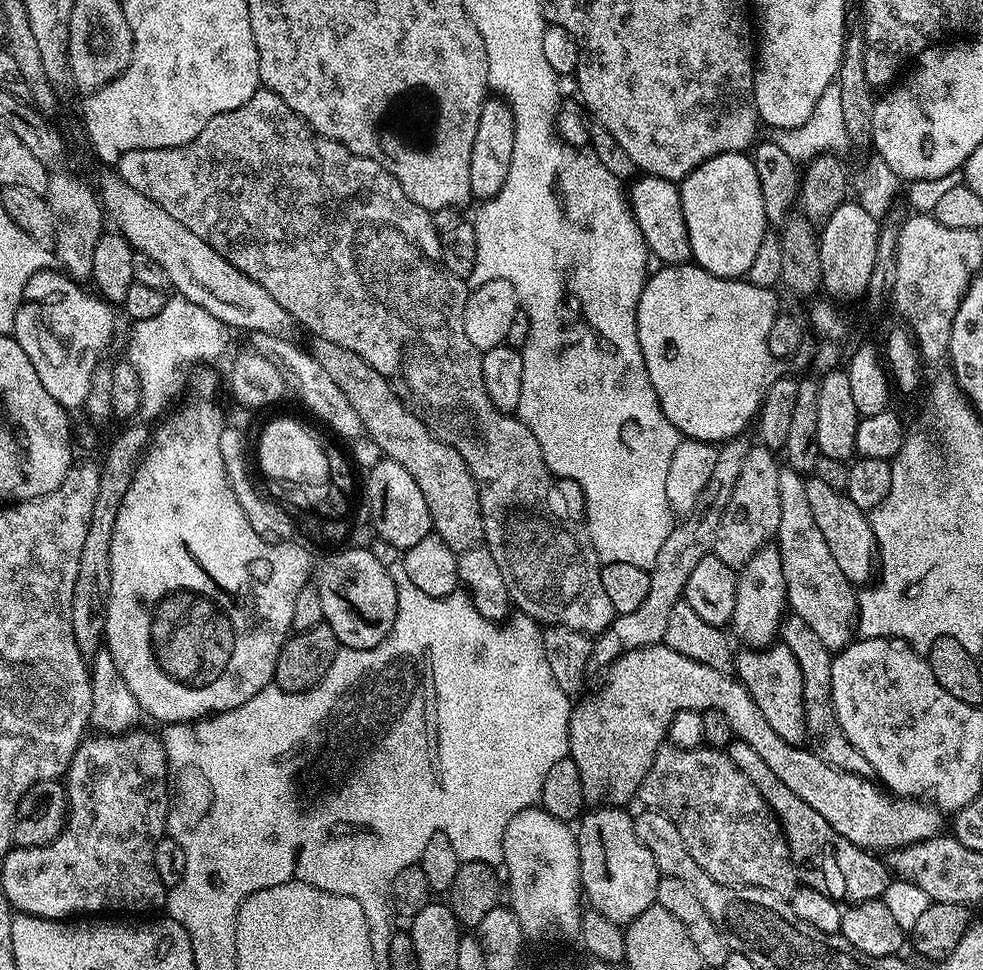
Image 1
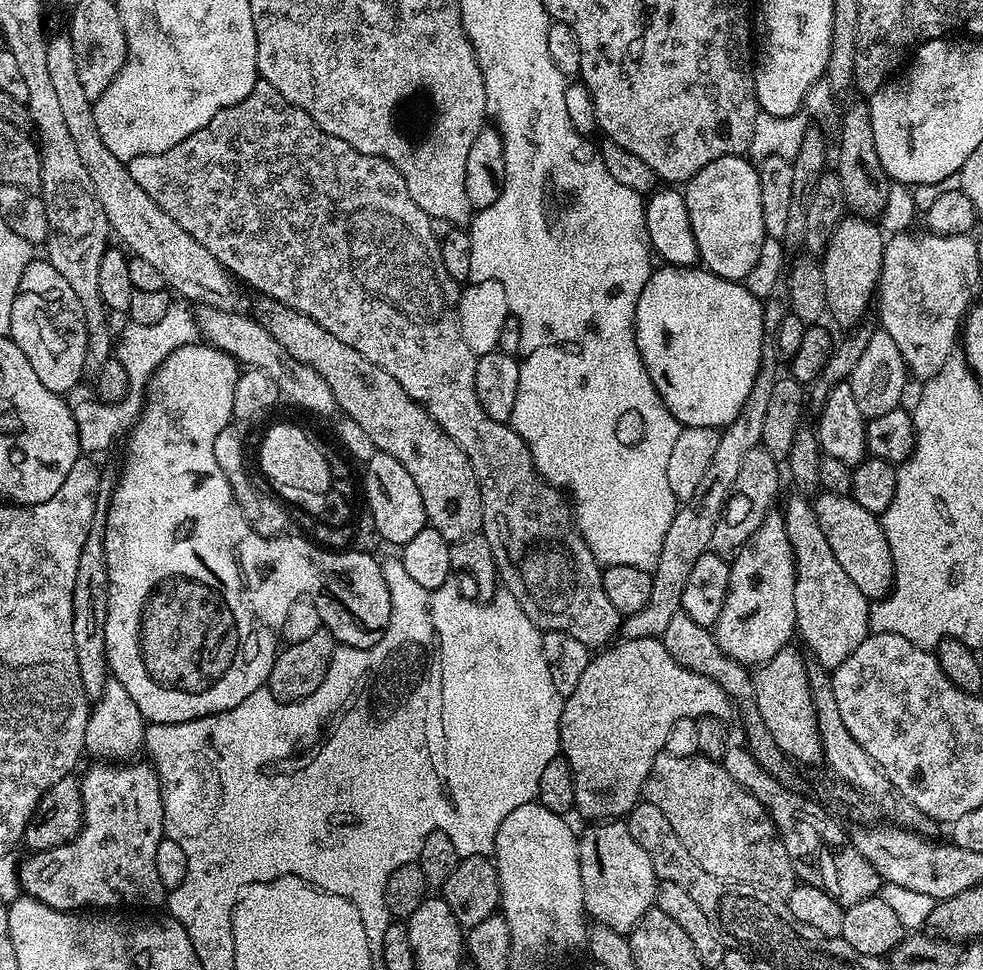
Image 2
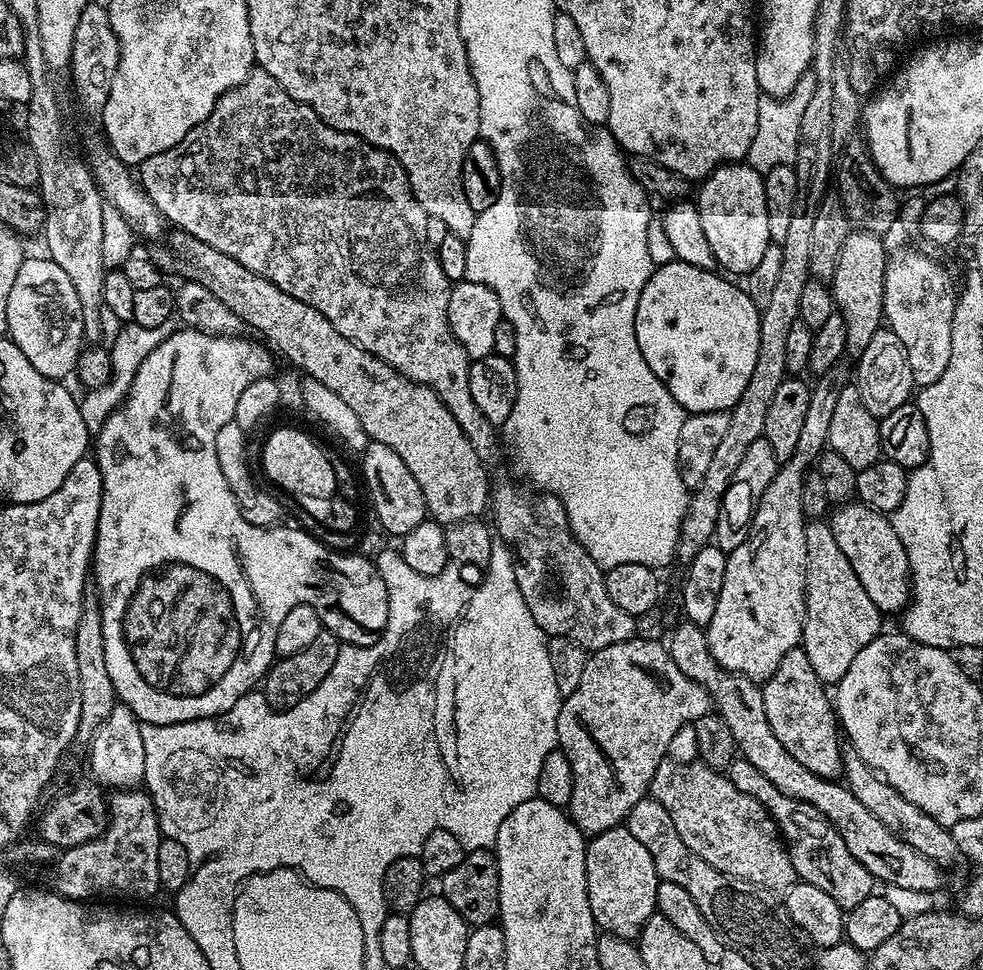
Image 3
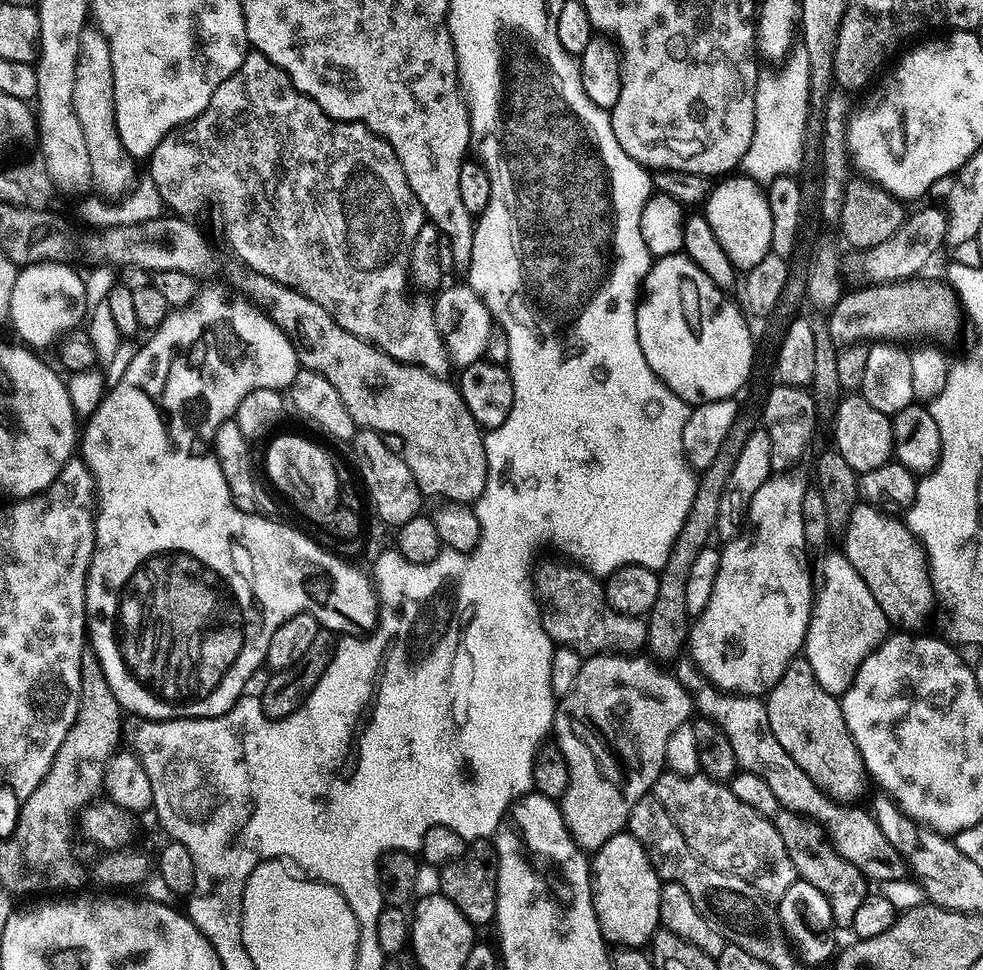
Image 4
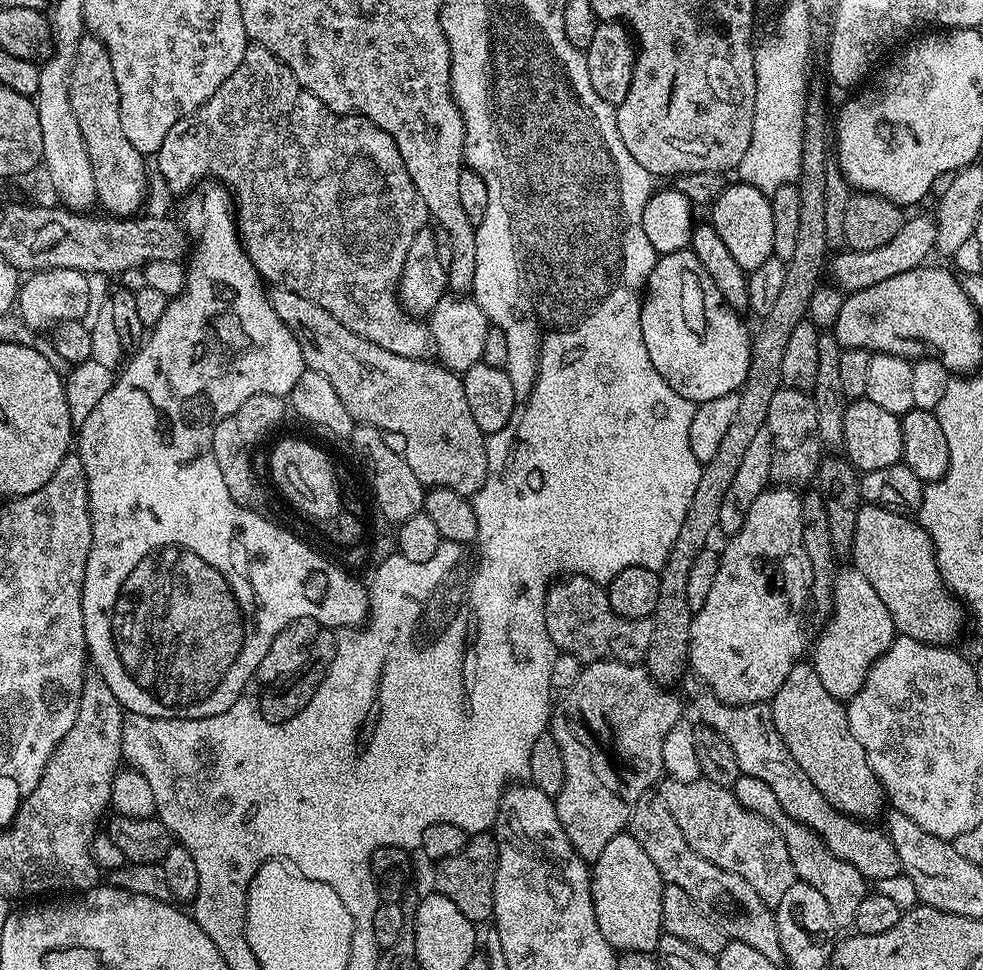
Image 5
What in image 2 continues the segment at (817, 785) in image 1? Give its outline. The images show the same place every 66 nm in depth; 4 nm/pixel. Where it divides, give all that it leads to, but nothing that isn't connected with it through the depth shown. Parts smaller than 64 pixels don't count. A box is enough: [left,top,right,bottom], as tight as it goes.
[560,636,738,822]

